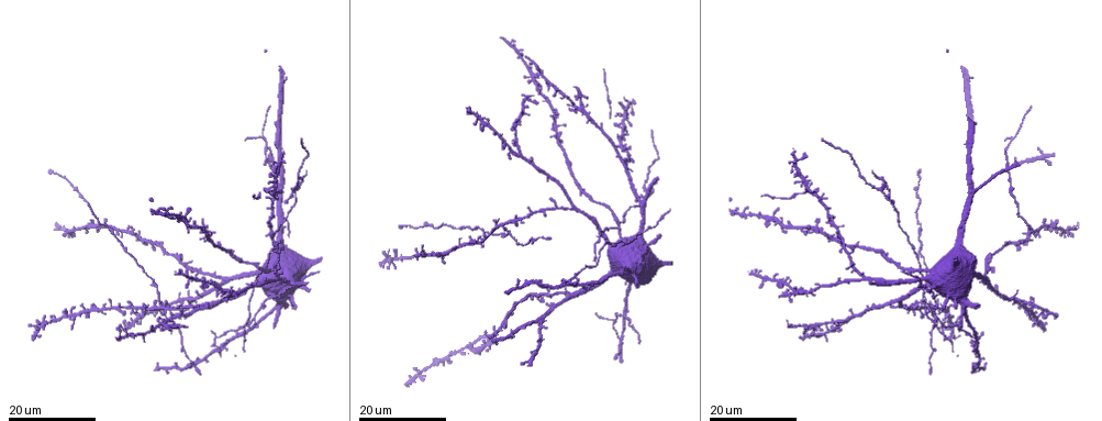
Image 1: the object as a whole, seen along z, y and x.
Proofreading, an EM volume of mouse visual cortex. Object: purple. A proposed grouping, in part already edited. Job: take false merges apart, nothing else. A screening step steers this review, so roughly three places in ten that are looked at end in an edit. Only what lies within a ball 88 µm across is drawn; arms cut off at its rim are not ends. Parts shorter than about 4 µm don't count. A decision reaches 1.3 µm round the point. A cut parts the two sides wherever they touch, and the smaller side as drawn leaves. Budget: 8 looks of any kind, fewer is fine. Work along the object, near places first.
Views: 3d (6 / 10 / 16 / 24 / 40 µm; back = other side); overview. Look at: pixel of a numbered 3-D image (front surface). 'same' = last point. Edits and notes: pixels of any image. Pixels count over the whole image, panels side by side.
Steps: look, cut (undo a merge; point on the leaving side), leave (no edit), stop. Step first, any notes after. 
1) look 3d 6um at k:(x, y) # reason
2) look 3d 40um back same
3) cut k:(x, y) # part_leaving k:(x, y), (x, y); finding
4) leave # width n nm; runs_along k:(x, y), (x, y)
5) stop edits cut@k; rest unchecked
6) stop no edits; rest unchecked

look 3d 16um at 1:(643, 187) # three arms meet

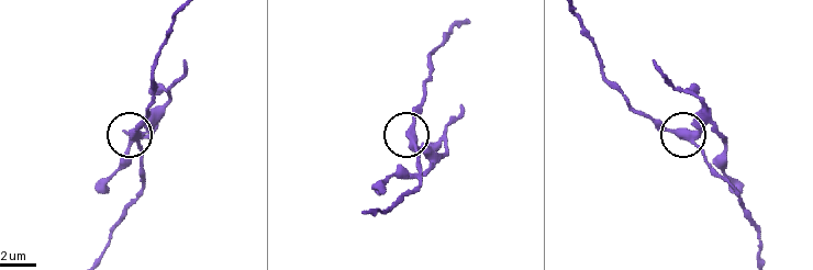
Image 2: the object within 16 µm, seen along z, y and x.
look 3d 6um at 2:(412, 141)

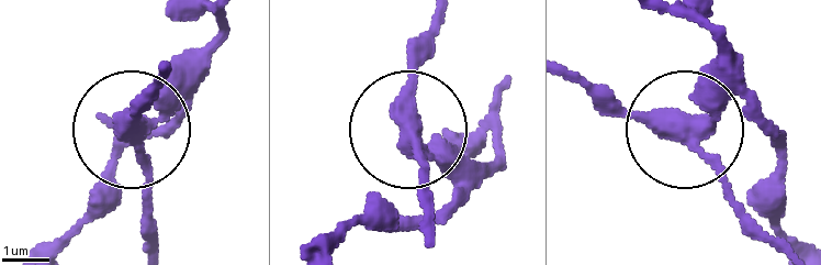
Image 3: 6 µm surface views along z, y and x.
cut 3:(777, 132) # part_leaving 3:(435, 158), (447, 202), (328, 238); a second cell is stuck on

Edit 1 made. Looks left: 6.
look 3d 16um at 1:(1008, 172)

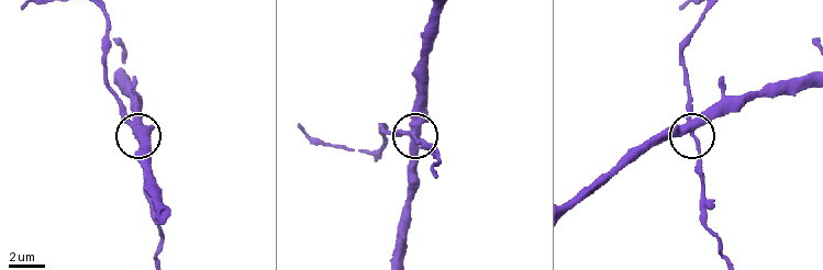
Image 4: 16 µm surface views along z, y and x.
look 3d 10um at 4:(690, 132) # closer look

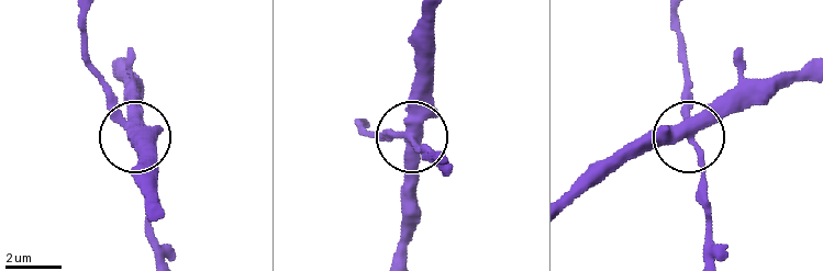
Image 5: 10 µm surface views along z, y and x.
leave # arms 4; one cell here

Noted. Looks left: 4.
look 3d 24um at 1:(1011, 138) # a fork

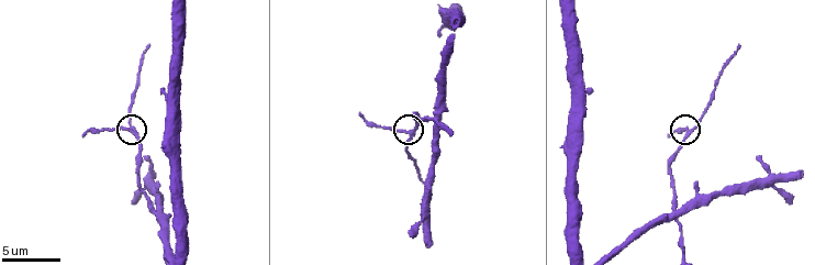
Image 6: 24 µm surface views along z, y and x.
look 3d 10um at 6:(411, 135) # closer look

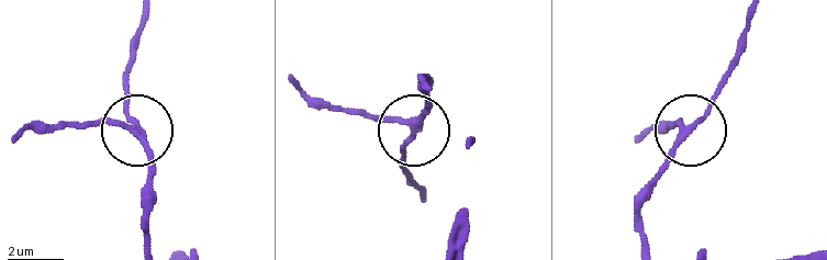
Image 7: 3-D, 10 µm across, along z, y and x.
look 3d 10um back at 7:(690, 125)

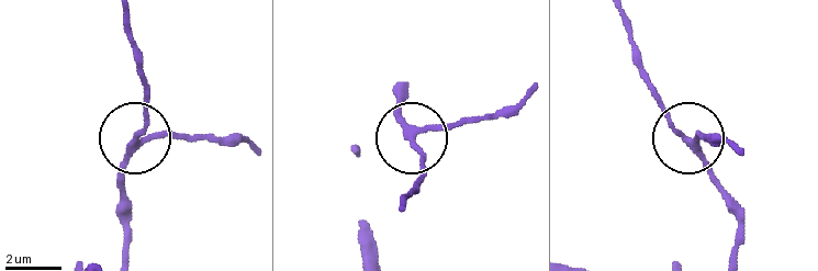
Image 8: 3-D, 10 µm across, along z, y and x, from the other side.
leave # arms 3; all the same cell

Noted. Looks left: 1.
stop edits cut@3; rest unchecked

